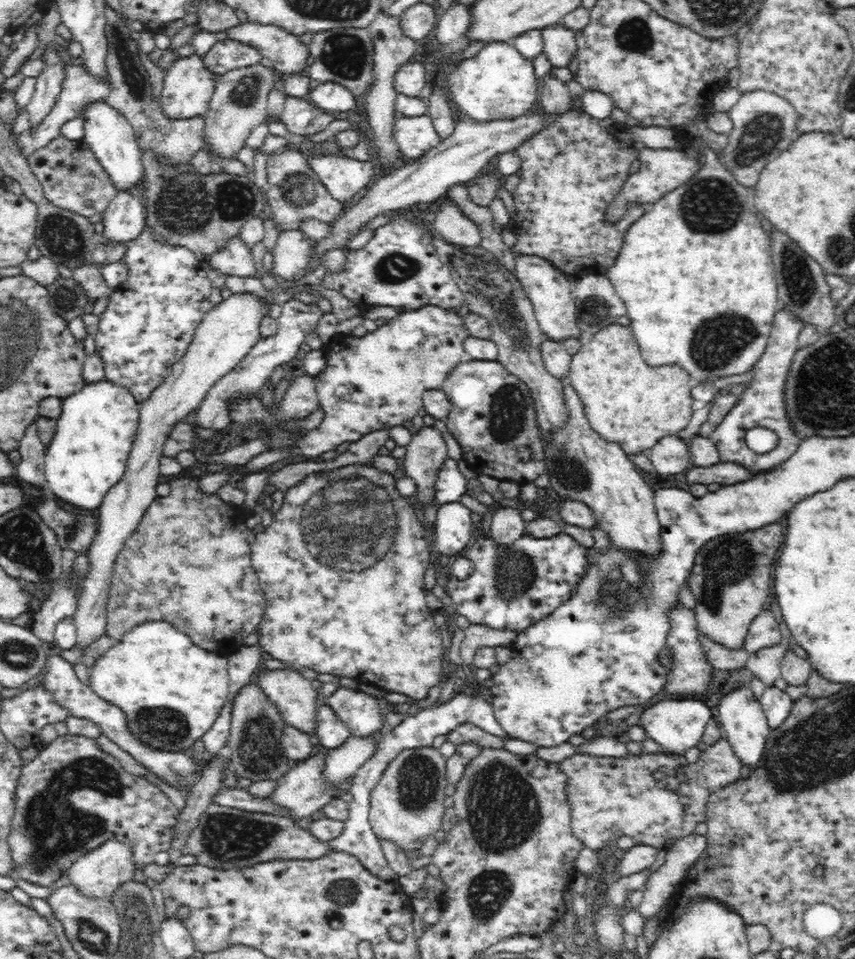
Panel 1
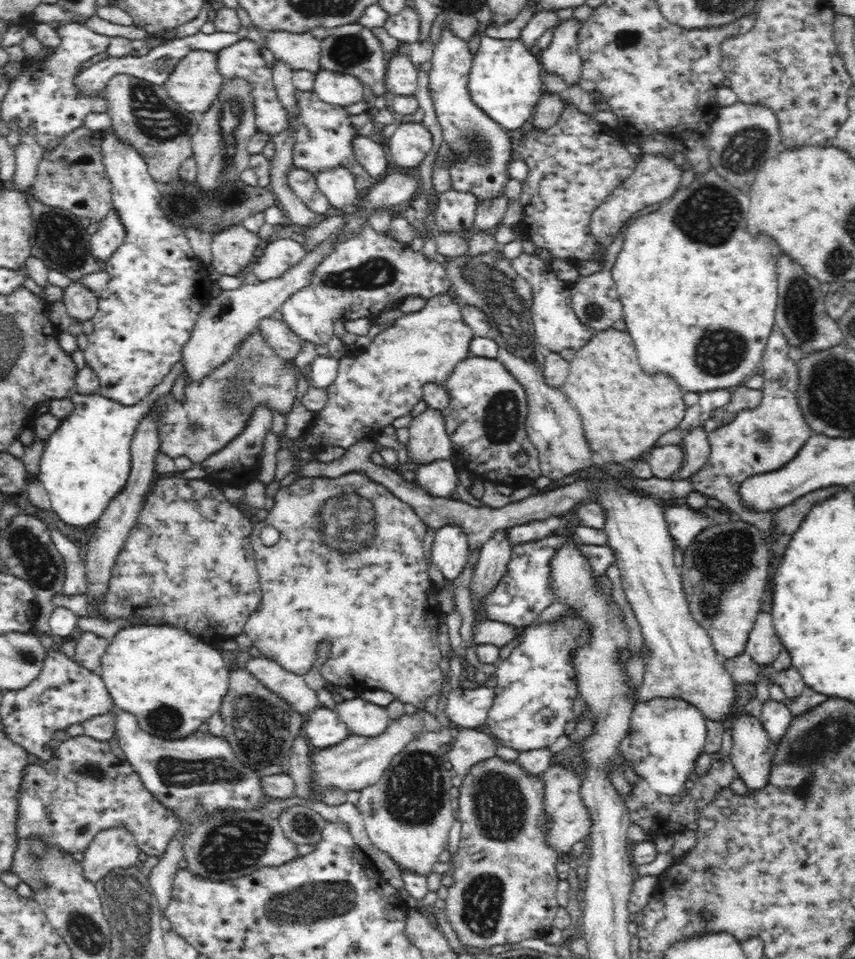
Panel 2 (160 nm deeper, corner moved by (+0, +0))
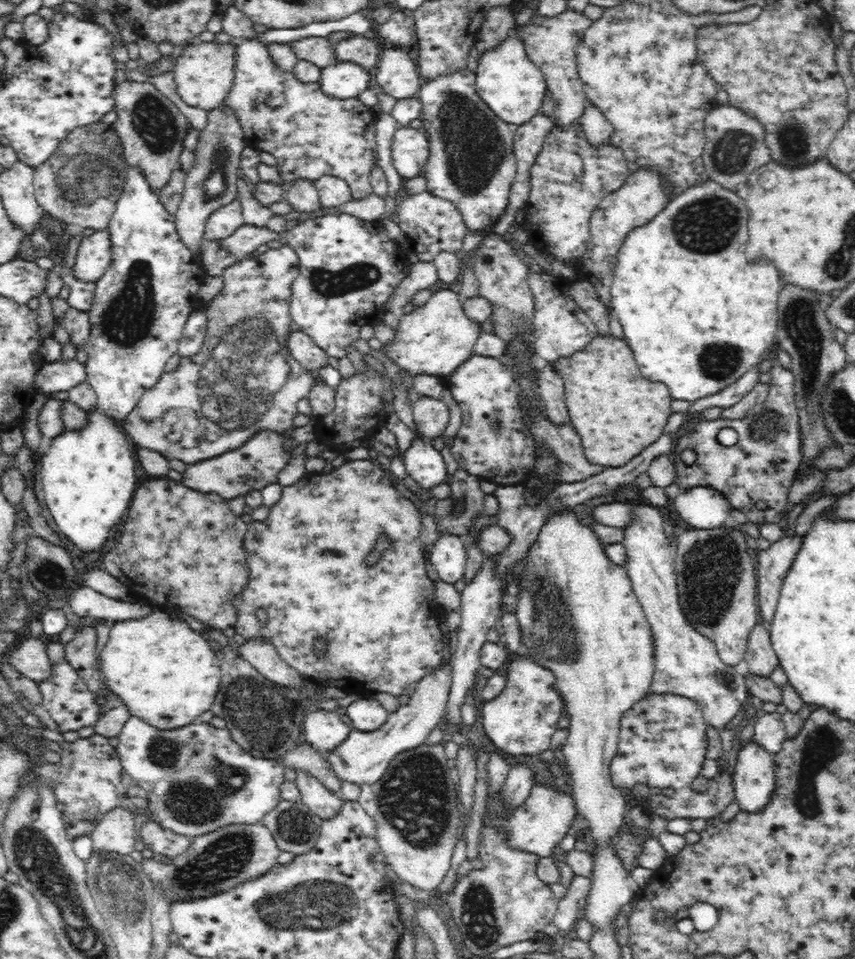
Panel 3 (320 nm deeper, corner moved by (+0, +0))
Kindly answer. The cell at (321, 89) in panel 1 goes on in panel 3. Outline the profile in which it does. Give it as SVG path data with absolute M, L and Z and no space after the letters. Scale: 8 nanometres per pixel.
M336 62L321 69L320 87L328 96L356 98L370 87L370 72L354 62Z

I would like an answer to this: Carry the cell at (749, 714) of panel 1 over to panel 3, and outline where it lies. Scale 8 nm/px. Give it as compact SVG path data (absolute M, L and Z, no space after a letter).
M756 740L746 744L738 754L732 779L738 806L748 811L762 809L775 788L773 754Z

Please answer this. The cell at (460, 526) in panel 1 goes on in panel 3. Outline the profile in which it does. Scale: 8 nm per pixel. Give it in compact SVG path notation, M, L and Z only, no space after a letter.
M442 534L434 543L428 558L432 576L455 584L463 577L467 563L467 541L455 534Z

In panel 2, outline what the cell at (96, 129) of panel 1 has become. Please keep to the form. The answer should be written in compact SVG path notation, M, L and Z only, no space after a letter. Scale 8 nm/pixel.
M112 127L102 129L99 140L104 171L111 184L113 208L120 213L126 236L105 264L110 280L98 294L99 305L91 318L94 331L88 336L88 346L83 350L83 355L86 365L100 380L100 394L122 405L136 405L149 398L152 389L162 384L173 366L178 365L182 346L188 342L200 311L212 298L212 281L208 278L206 264L194 254L182 227L164 214L160 206L162 186L151 178L147 162L133 147L132 141L122 139Z

